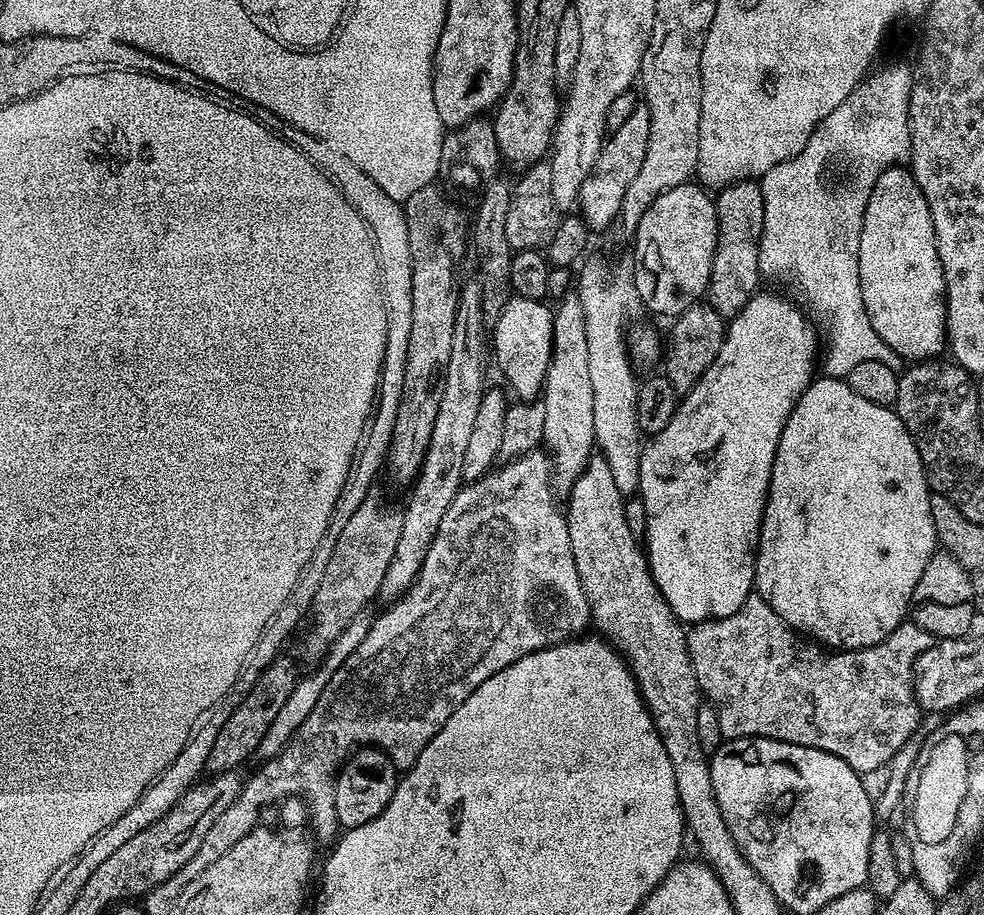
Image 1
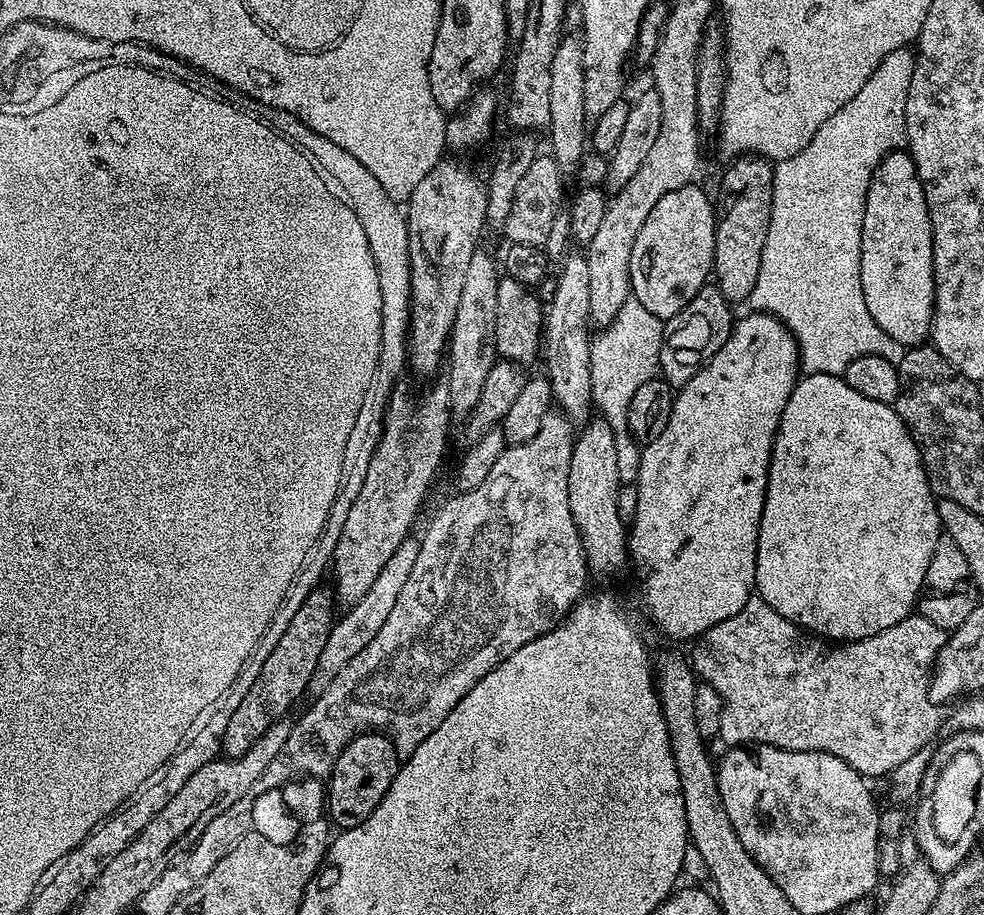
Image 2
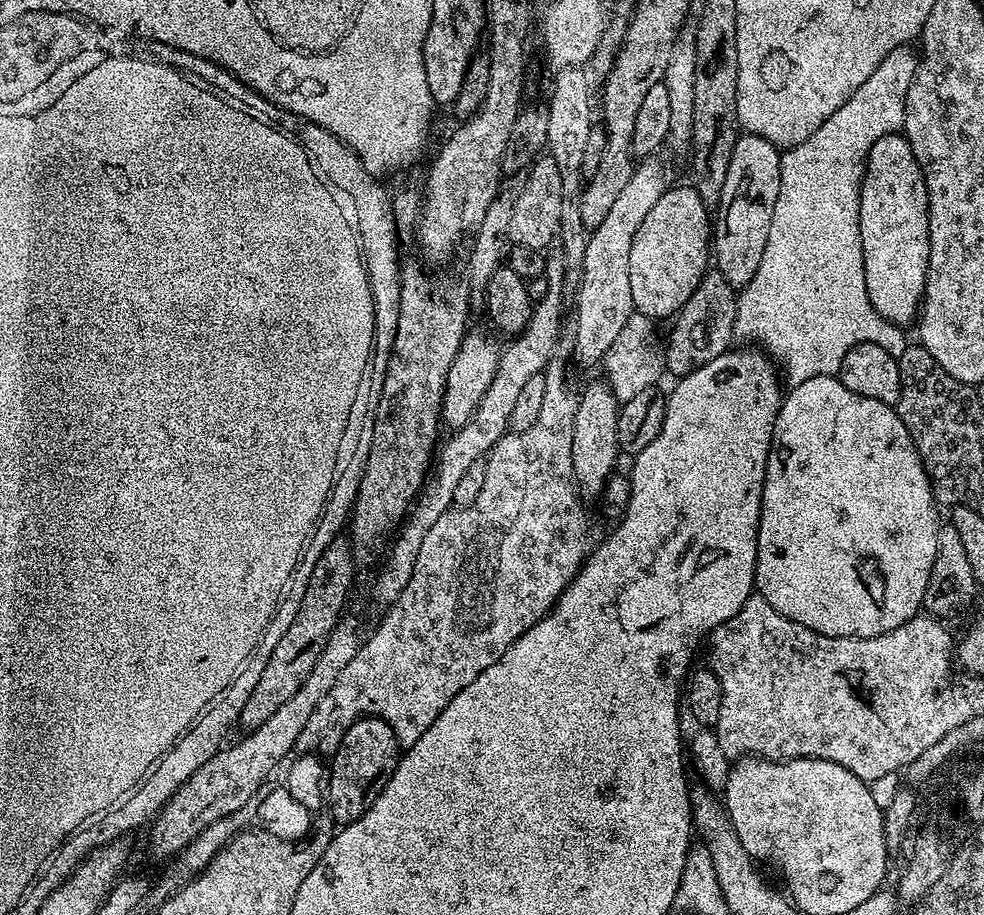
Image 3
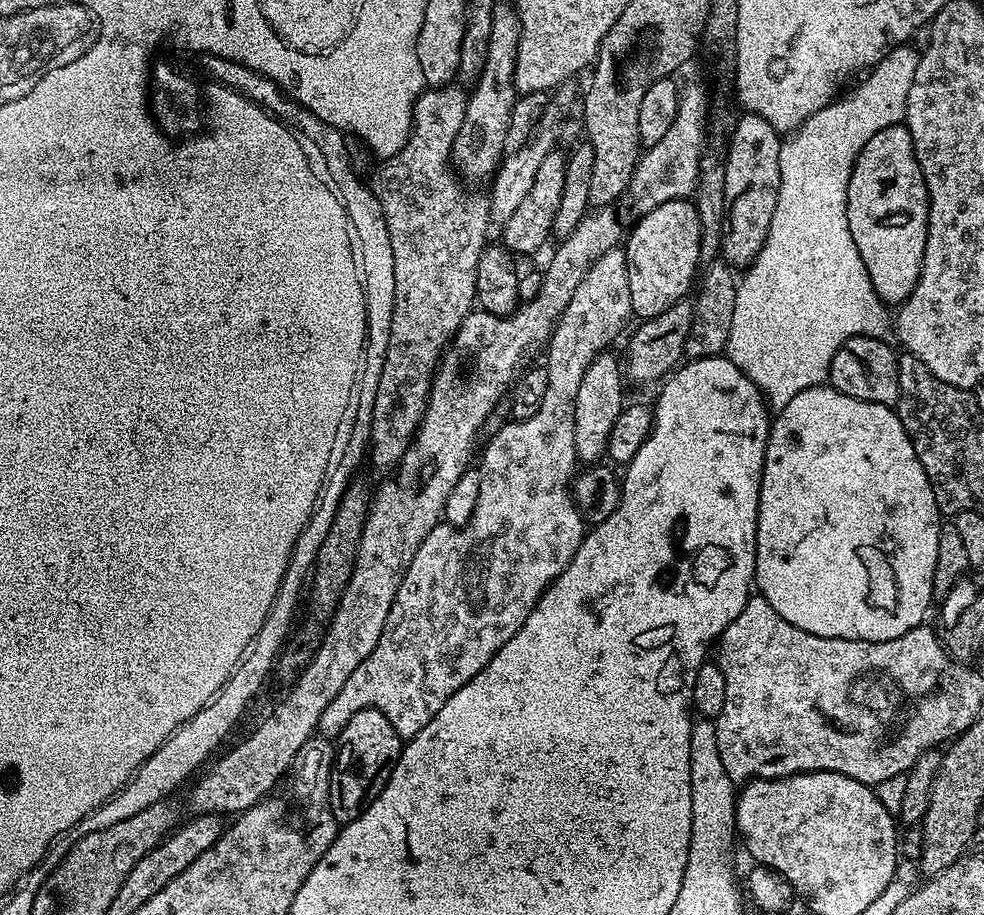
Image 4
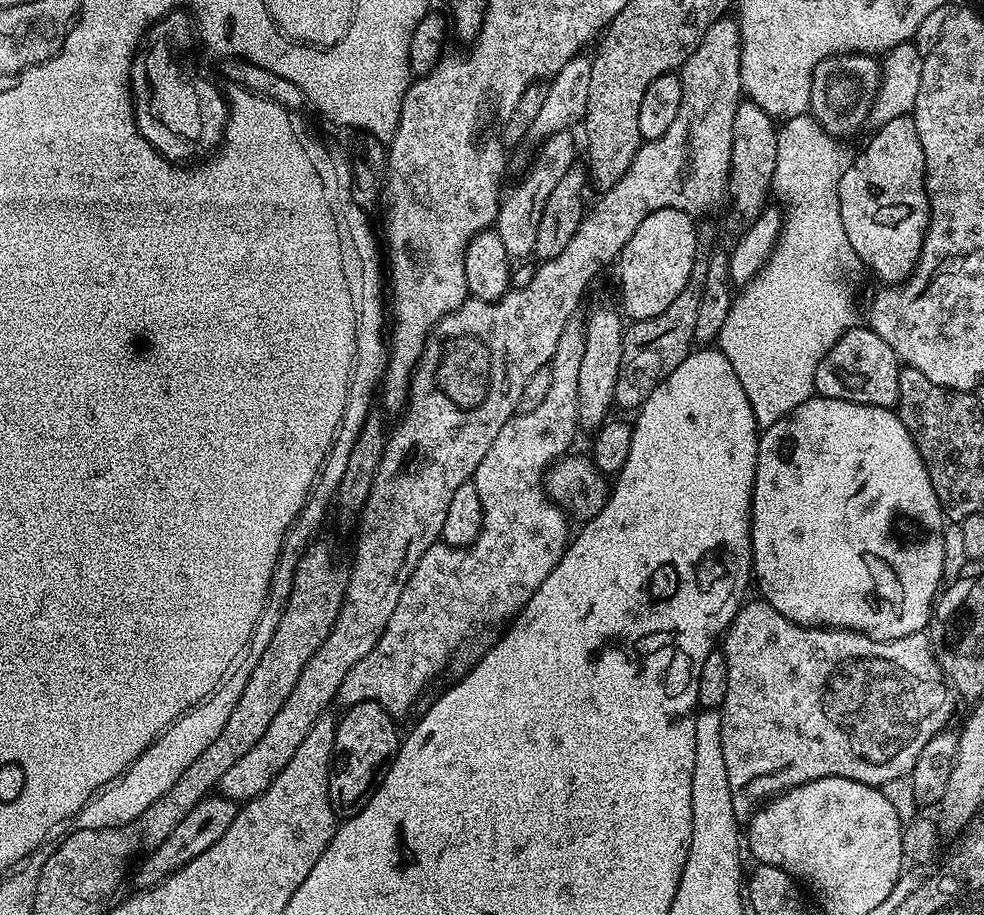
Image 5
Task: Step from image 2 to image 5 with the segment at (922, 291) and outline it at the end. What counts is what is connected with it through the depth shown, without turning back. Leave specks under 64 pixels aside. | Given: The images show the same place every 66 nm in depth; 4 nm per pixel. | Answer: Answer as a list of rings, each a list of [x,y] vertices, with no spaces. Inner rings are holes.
[[[911,115],[899,116],[879,125],[868,145],[845,168],[837,198],[840,200],[840,217],[846,230],[852,252],[861,265],[865,264],[885,285],[902,284],[916,268],[916,260],[928,232],[928,187],[924,185],[924,155],[918,140],[918,126]]]

